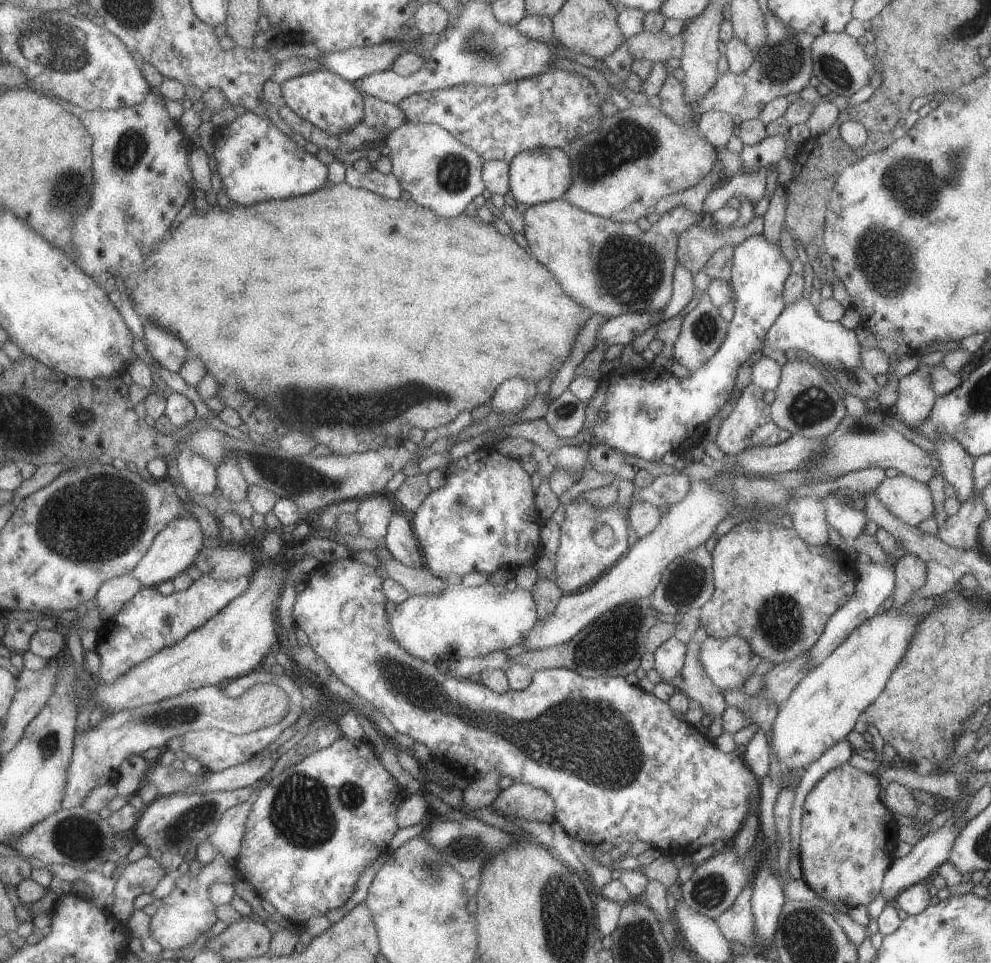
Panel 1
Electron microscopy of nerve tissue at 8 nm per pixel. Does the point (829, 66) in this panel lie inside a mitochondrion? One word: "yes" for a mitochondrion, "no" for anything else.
yes

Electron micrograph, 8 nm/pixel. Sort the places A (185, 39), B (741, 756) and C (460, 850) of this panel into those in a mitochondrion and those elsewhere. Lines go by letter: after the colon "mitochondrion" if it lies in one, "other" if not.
A: other
B: other
C: mitochondrion

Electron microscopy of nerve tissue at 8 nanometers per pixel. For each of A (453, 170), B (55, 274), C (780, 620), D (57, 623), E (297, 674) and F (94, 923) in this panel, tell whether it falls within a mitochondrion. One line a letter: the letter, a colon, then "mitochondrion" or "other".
A: mitochondrion
B: other
C: mitochondrion
D: other
E: other
F: other

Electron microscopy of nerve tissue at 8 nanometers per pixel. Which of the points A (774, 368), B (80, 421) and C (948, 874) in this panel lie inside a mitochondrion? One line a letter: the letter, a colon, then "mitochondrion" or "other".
A: other
B: mitochondrion
C: other

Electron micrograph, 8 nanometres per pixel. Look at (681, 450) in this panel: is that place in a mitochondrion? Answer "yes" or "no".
no

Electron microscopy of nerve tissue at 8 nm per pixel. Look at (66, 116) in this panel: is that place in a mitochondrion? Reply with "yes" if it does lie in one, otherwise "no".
no

